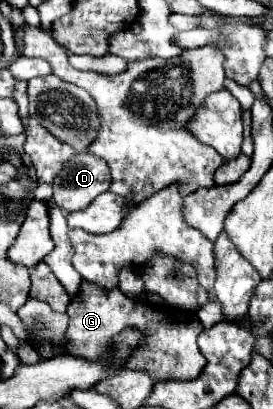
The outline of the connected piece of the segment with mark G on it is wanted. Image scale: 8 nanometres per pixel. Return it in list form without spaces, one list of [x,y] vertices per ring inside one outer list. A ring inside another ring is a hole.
[[[84,281],[68,305],[68,317],[68,351],[88,361],[106,361],[106,355],[114,353],[114,337],[126,329],[138,329],[144,335],[142,345],[128,355],[124,367],[144,369],[152,375],[154,381],[168,381],[194,379],[206,365],[206,359],[196,345],[196,337],[202,331],[202,325],[192,313],[184,315],[182,311],[126,297],[120,289],[108,291]]]

